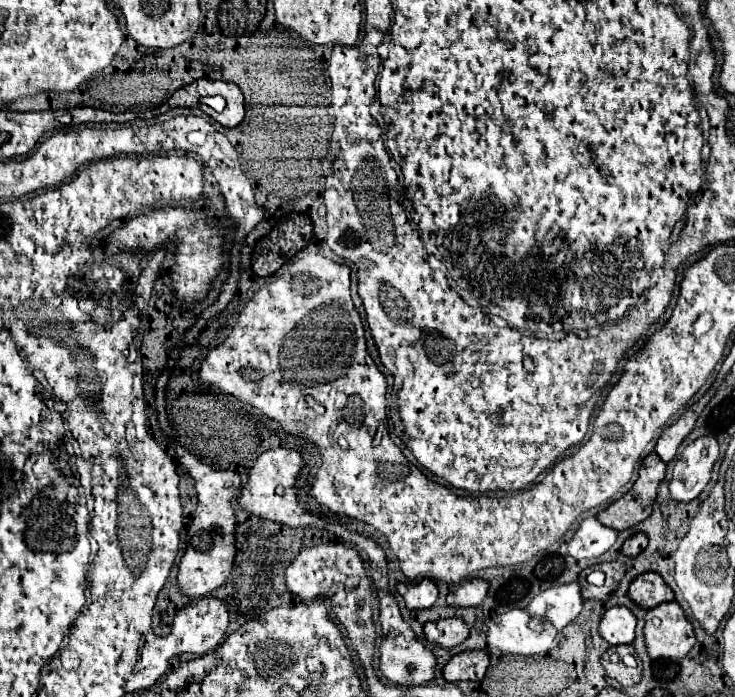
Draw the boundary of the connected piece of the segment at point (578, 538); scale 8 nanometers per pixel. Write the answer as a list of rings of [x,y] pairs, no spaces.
[[[595,517],[579,523],[573,539],[569,541],[569,555],[573,559],[595,559],[603,555],[617,539],[617,531],[601,525]]]

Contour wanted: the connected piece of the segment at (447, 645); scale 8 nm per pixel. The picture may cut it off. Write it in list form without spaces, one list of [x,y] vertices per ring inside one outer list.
[[[451,617],[451,619],[435,621],[435,623],[425,623],[423,633],[429,643],[435,643],[443,649],[451,649],[467,639],[469,627],[463,623],[463,619]]]

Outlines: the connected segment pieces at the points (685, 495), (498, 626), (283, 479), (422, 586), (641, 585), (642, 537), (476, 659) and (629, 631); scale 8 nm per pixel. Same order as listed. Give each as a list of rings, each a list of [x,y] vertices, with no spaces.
[[[707,435],[685,445],[683,453],[675,461],[673,477],[669,481],[669,493],[675,501],[695,499],[711,479],[713,463],[719,457],[717,439]]]
[[[513,609],[493,617],[487,629],[487,645],[511,655],[539,655],[549,651],[557,631],[547,625],[545,631],[533,633],[527,629],[527,621],[529,615],[523,609]]]
[[[279,447],[279,449],[261,453],[255,465],[249,469],[247,483],[241,487],[237,505],[261,519],[269,519],[269,521],[275,521],[287,527],[307,527],[307,525],[313,525],[315,521],[323,521],[323,513],[317,513],[317,519],[315,519],[315,515],[305,511],[295,499],[293,489],[295,489],[301,467],[303,467],[303,459],[293,449]]]
[[[423,579],[419,583],[399,583],[397,587],[399,595],[405,601],[405,607],[409,611],[421,611],[421,609],[429,609],[435,599],[437,599],[437,587],[431,579]]]
[[[645,571],[629,585],[629,599],[641,609],[653,609],[659,603],[673,601],[673,591],[655,571]]]
[[[635,533],[635,535],[631,535],[631,537],[623,543],[621,555],[623,555],[623,557],[629,557],[629,559],[635,559],[645,547],[647,547],[647,535],[645,535],[645,533]]]
[[[463,651],[453,655],[443,667],[443,679],[453,681],[479,681],[489,665],[489,655],[485,651]]]
[[[611,607],[603,613],[599,623],[599,635],[609,643],[631,643],[635,639],[637,619],[627,607]]]

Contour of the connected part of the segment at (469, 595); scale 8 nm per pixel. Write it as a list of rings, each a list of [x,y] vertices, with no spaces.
[[[471,579],[465,585],[457,587],[453,593],[447,595],[447,603],[449,605],[459,605],[459,607],[473,607],[473,605],[481,605],[481,601],[485,599],[489,589],[489,583],[483,579]]]

